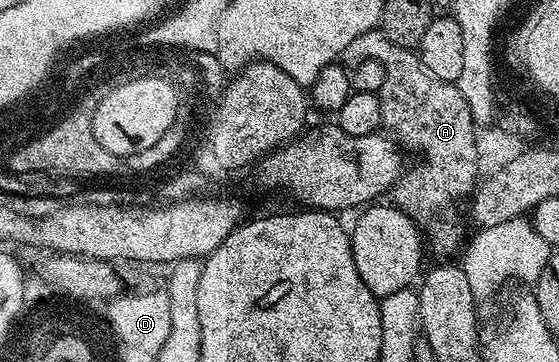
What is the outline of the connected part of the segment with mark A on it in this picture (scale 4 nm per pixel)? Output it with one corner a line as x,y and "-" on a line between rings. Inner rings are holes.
376,28
357,35
353,40
349,40
344,50
347,52
347,61
343,66
349,62
354,62
355,65
361,64
361,60
372,58
381,60
381,64
385,64
385,72
389,76
395,77
396,74
397,77
403,78
407,74
407,142
413,149
423,153
423,162
417,163
416,166
408,165
400,173
395,185
389,191
389,198
398,210
408,214
415,221
415,225
425,231
430,253
431,250
435,254
451,254
455,249
458,251
465,242
463,226
459,222
447,222
447,209
462,198
463,201
470,199
481,178
479,153
475,147
477,127
475,121
471,119
469,104
465,104
465,96
461,96
456,83
437,80
437,76
430,74
421,64
418,53
412,47
393,44
393,40
389,40
389,36
383,33
382,29

